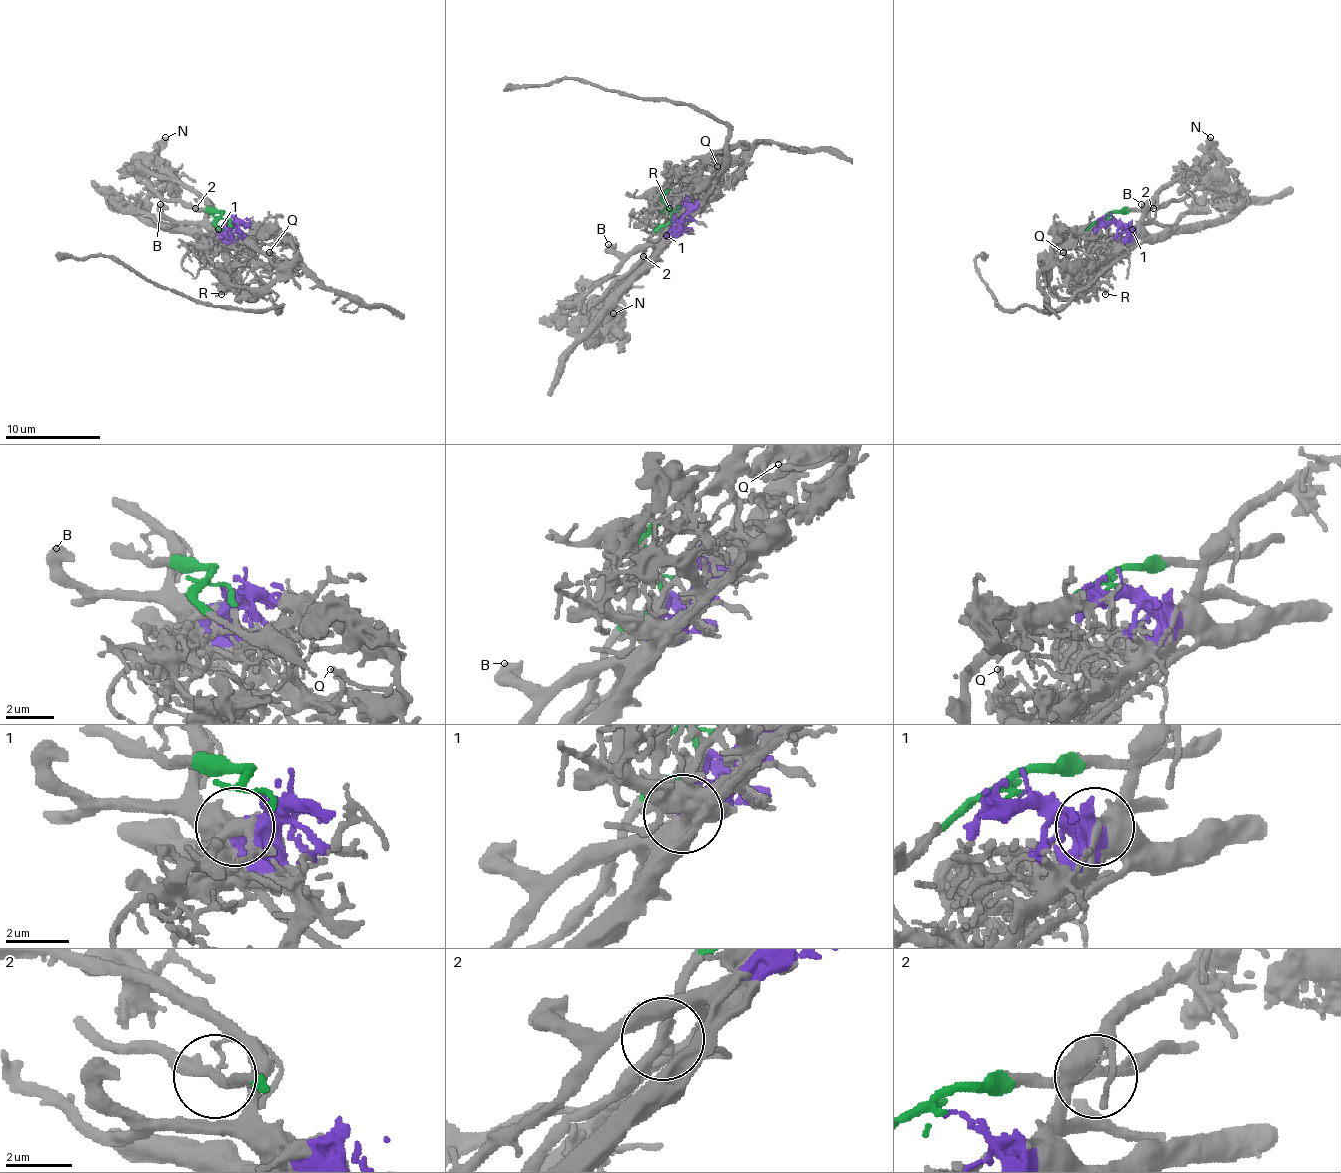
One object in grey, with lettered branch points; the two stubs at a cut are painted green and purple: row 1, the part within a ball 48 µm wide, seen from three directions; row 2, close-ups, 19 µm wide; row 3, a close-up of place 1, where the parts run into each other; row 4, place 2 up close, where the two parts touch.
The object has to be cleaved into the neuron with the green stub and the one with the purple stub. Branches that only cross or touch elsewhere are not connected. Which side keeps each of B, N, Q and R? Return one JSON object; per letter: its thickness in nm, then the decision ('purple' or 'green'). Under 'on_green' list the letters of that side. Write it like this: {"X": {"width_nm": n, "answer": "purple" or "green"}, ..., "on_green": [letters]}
{"B": {"width_nm": 550, "answer": "purple"}, "N": {"width_nm": 550, "answer": "green"}, "Q": {"width_nm": 200, "answer": "green"}, "R": {"width_nm": 240, "answer": "purple"}, "on_green": ["N", "Q"]}

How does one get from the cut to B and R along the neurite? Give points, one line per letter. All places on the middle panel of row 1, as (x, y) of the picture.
B: (673, 214), (676, 226), (666, 235), (619, 254), (609, 245)
R: (673, 214), (678, 228), (685, 221), (681, 202), (669, 209)

